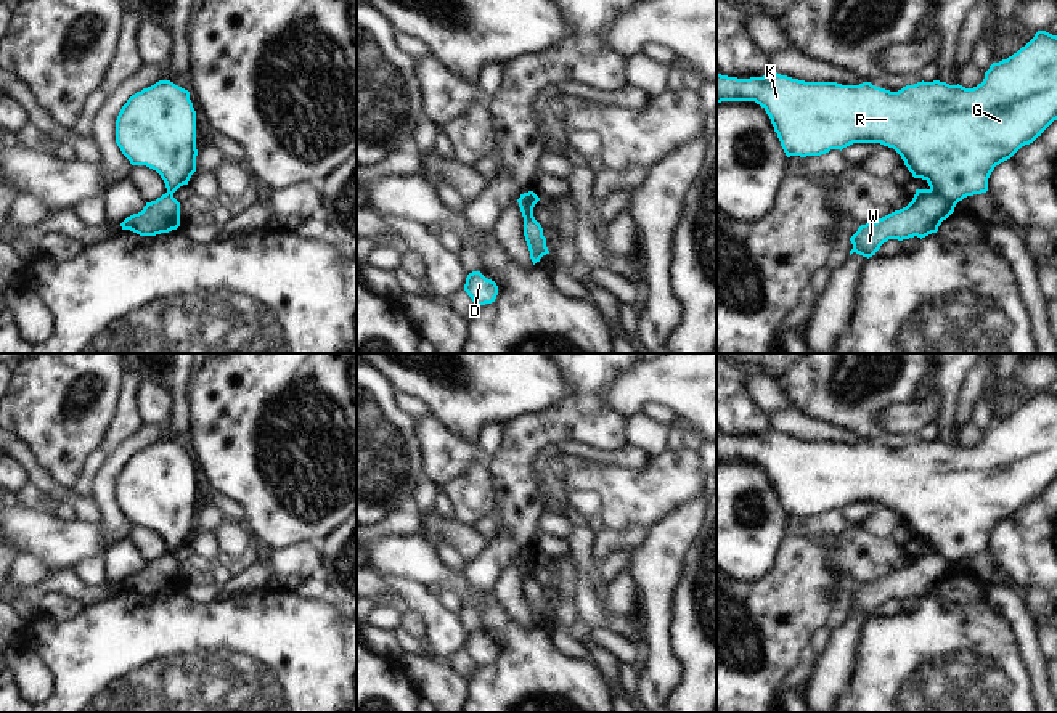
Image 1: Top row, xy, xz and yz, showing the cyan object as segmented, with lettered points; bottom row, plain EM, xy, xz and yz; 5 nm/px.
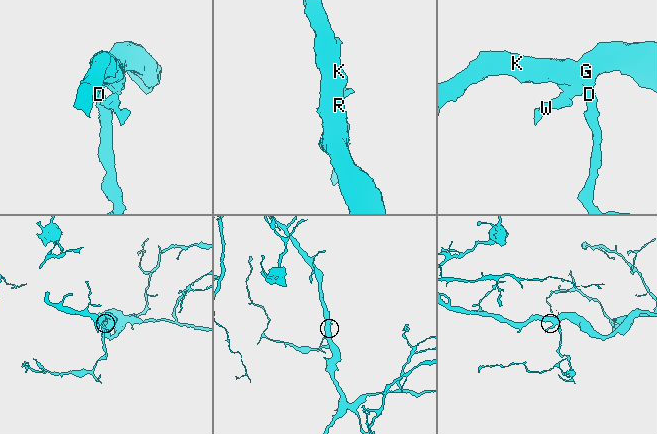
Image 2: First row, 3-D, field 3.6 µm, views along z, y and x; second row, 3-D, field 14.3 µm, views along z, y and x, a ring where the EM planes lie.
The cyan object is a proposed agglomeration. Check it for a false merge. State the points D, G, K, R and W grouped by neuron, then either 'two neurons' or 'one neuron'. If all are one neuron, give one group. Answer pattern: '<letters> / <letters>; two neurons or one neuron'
D G K R / W; two neurons

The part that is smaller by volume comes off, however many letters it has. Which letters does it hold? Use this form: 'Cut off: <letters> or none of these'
Cut off: W

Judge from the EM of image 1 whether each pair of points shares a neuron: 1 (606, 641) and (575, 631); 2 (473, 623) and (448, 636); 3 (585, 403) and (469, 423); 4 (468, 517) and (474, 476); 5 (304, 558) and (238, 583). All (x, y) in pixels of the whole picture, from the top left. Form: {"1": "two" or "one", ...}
{"1": "one", "2": "two", "3": "two", "4": "one", "5": "one"}

